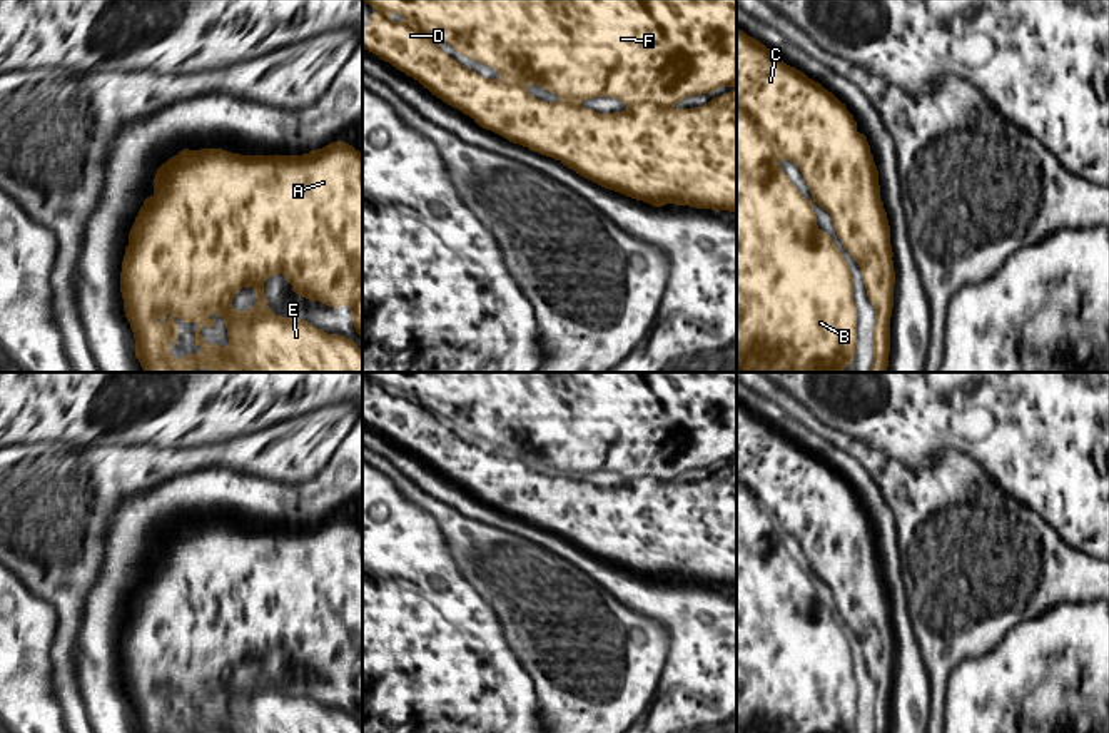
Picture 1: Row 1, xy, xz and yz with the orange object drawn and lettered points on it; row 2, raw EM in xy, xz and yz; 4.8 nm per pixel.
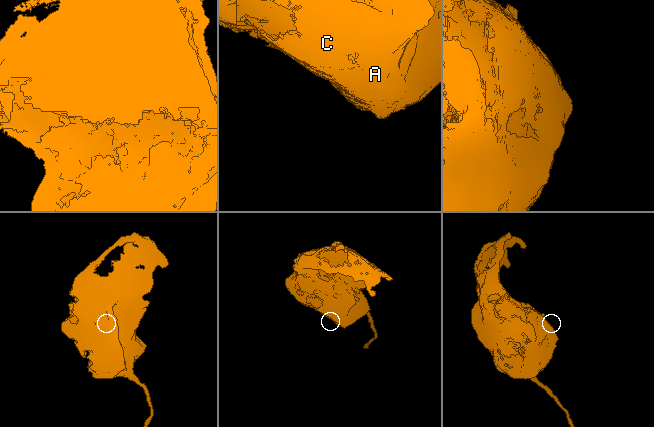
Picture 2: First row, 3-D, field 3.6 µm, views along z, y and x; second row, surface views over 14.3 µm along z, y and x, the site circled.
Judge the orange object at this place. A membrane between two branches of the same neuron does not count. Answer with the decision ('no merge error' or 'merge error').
merge error

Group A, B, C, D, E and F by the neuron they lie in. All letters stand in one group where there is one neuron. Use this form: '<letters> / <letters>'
A B C E F / D

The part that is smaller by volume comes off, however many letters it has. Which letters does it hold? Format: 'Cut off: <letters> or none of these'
Cut off: D

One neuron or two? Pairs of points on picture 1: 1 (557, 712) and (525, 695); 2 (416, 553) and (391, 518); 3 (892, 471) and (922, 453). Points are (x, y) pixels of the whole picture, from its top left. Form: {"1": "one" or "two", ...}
{"1": "two", "2": "one", "3": "two"}

